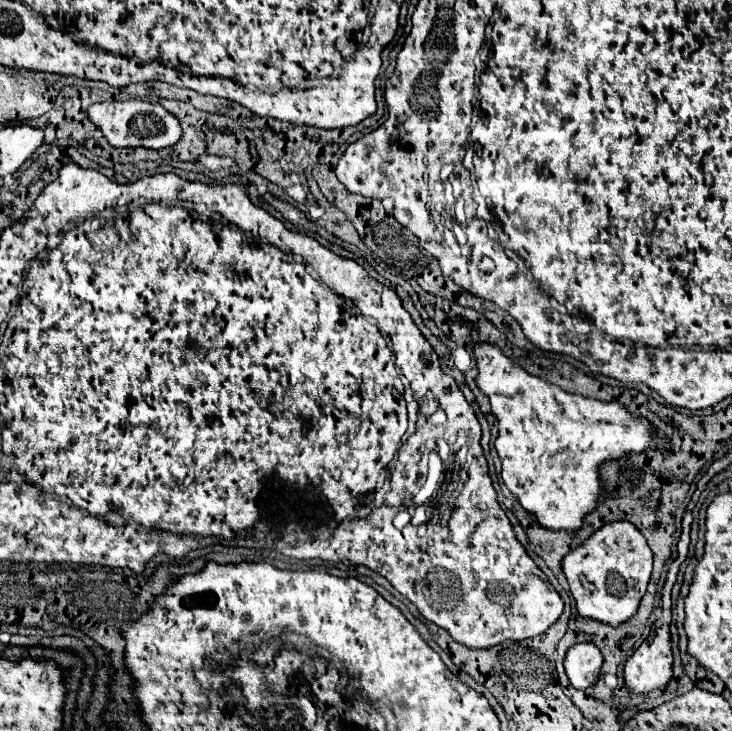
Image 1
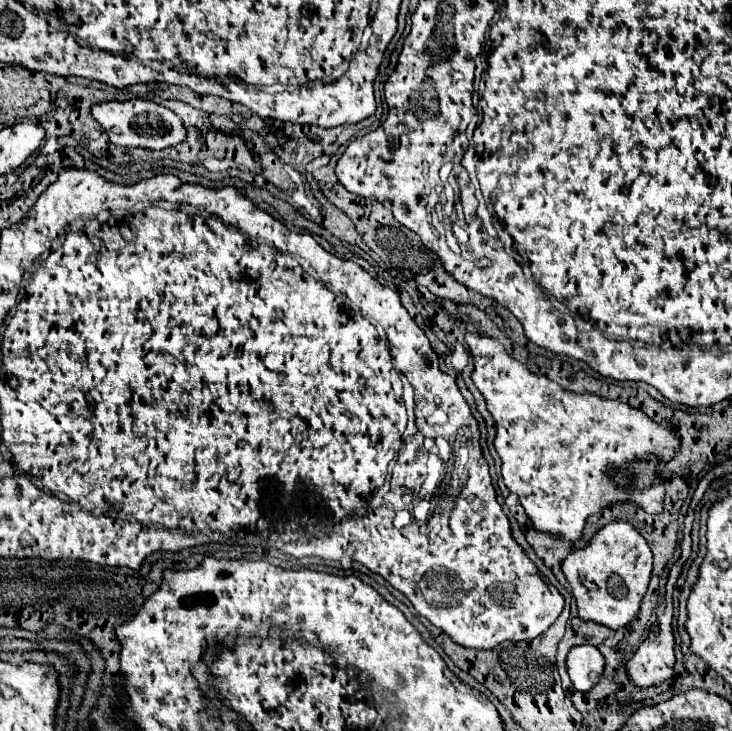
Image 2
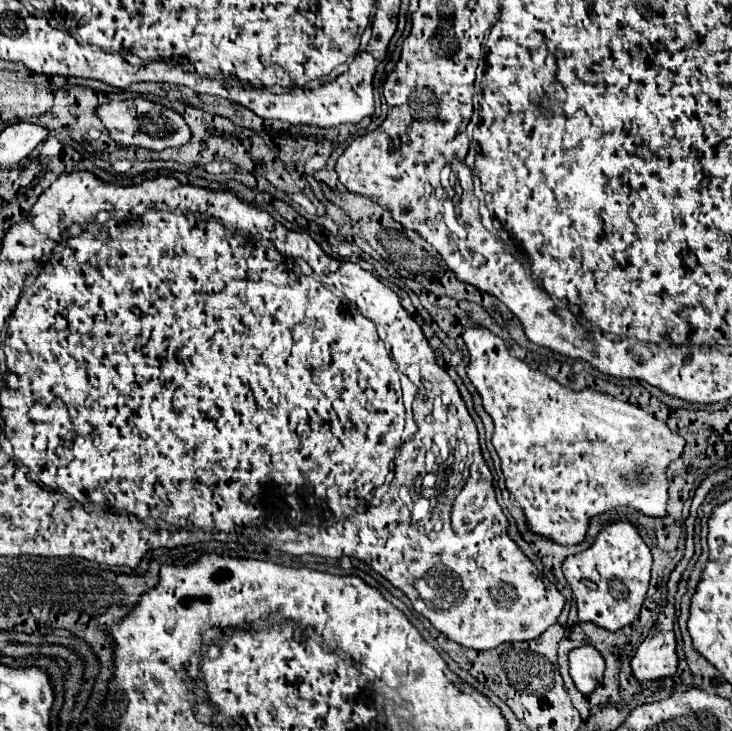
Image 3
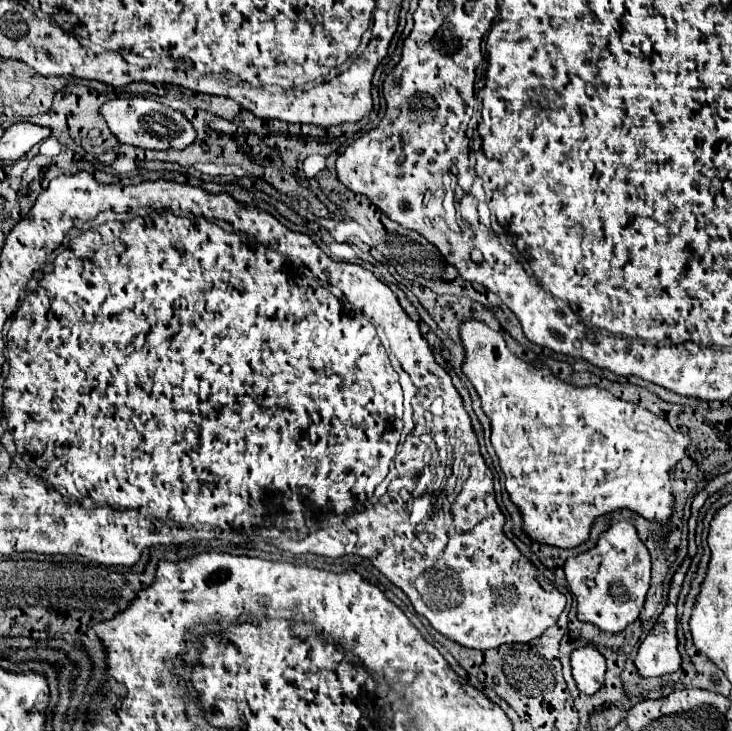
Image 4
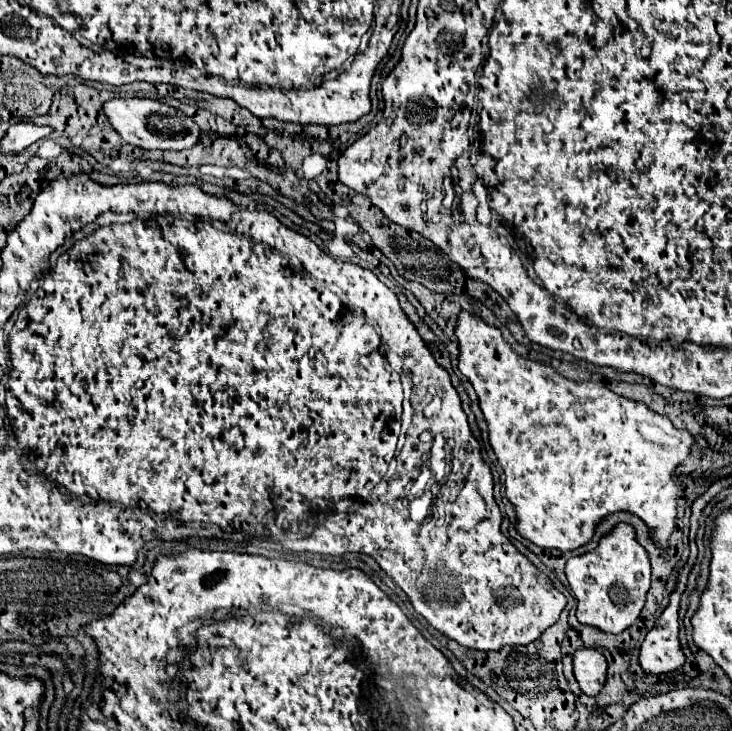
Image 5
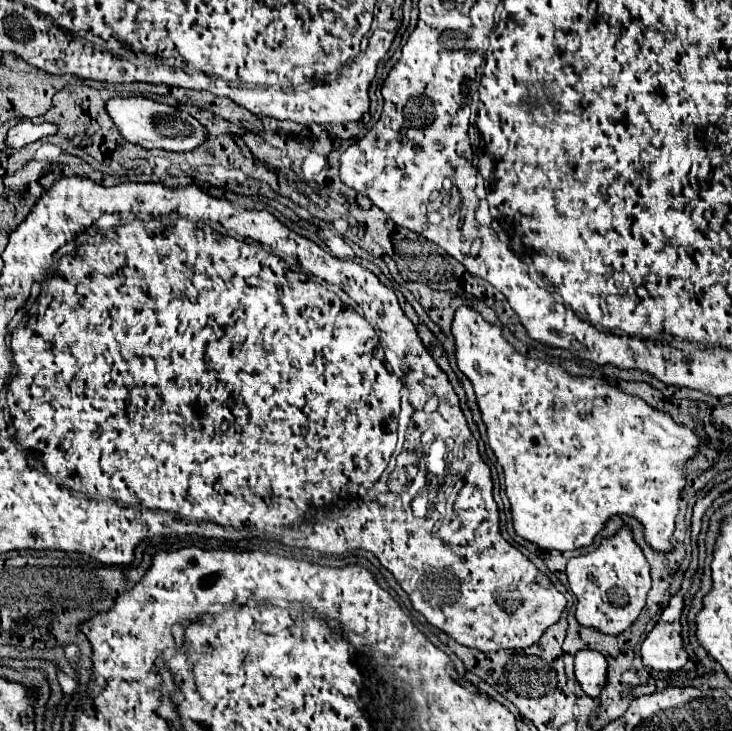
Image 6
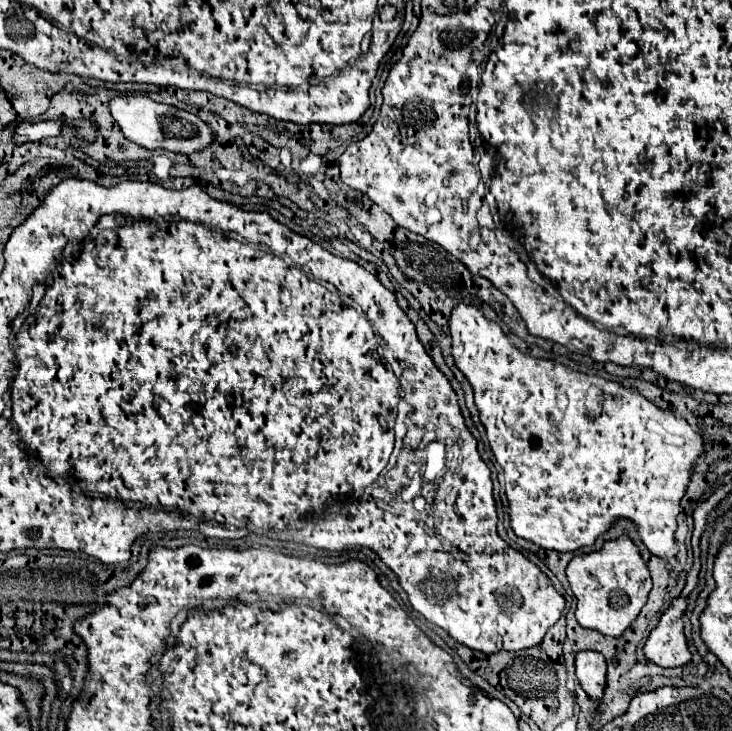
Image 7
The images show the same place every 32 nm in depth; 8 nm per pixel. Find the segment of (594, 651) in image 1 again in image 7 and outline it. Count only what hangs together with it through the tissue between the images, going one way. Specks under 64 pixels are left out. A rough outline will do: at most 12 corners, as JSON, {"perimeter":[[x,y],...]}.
{"perimeter":[[600,652],[576,654],[576,676],[584,692],[598,700],[606,686]]}

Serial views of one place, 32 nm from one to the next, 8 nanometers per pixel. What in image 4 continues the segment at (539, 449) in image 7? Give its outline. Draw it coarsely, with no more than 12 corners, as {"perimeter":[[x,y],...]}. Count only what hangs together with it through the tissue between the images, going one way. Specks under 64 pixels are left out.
{"perimeter":[[468,320],[462,372],[526,534],[668,526],[688,438]]}

